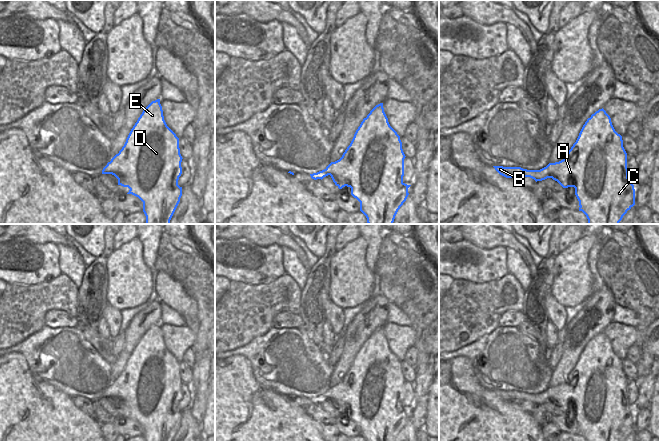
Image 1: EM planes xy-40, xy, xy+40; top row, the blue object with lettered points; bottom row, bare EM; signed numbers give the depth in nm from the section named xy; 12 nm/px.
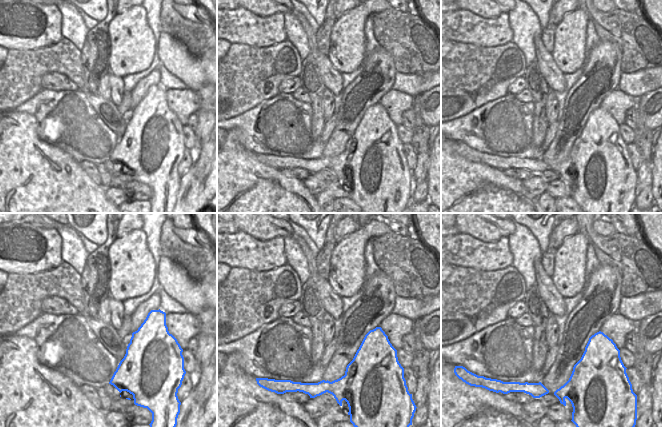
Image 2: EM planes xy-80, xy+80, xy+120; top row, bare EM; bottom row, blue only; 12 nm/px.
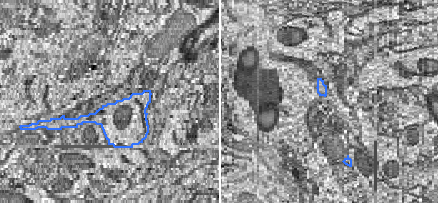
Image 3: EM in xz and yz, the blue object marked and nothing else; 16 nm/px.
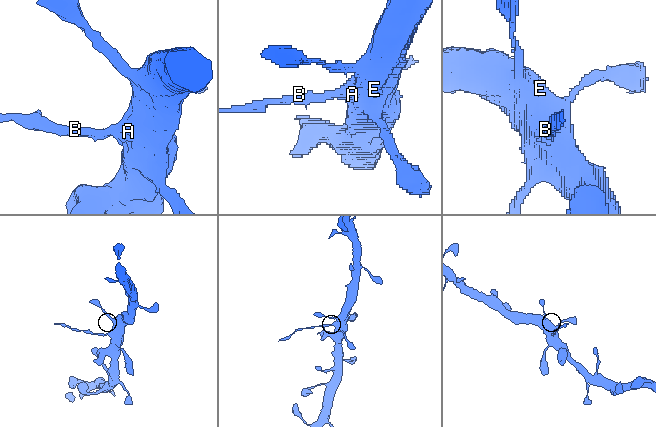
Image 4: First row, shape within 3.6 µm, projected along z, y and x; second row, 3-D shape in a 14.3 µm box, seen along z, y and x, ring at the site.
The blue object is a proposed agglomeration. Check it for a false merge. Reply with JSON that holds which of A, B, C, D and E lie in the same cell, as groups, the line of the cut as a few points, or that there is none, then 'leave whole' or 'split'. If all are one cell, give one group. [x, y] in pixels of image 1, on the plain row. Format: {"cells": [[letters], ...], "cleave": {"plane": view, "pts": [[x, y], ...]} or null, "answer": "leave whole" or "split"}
{"cells": [["A", "C", "D", "E"], ["B"]], "cleave": {"plane": "xy+40", "pts": [[545, 391], [549, 394], [551, 401]]}, "answer": "split"}

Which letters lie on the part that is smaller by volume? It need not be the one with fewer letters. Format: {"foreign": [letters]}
{"foreign": ["B"]}

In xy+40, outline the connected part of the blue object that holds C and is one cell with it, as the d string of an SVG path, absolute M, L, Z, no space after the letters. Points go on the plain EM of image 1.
M603 332L587 343L567 380L559 386L549 387L546 392L563 412L575 412L579 435L586 441L623 441L635 429L635 413L628 402L622 360L615 355Z

